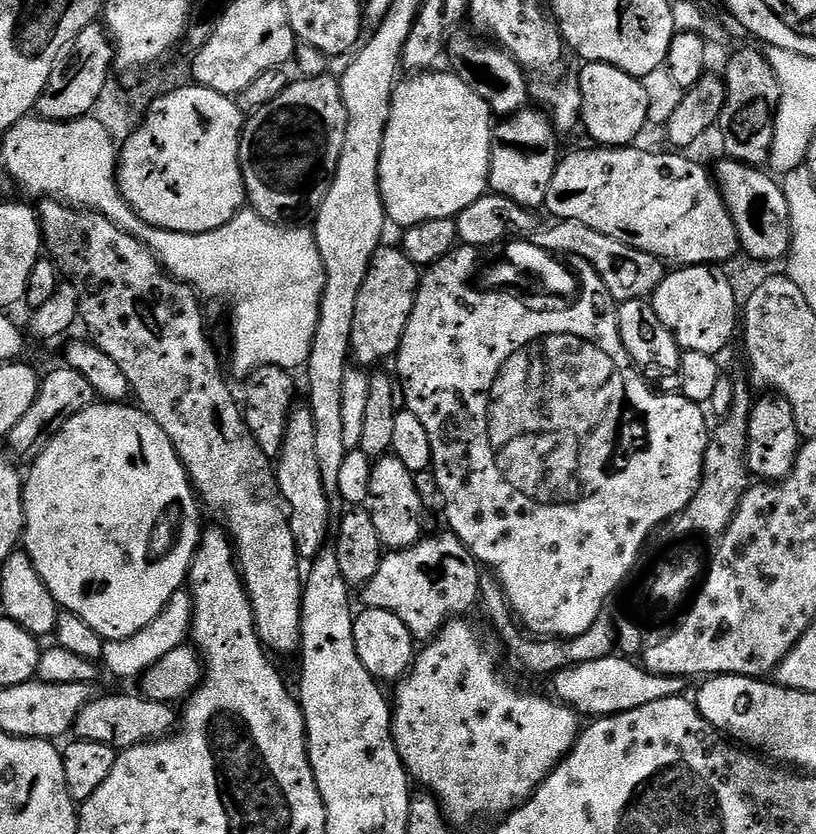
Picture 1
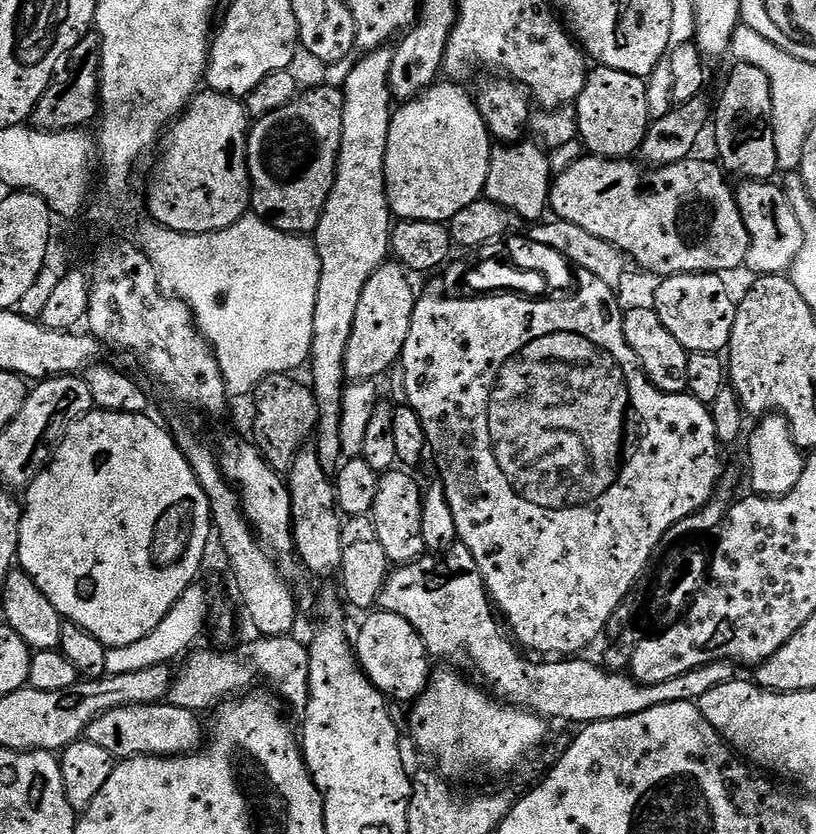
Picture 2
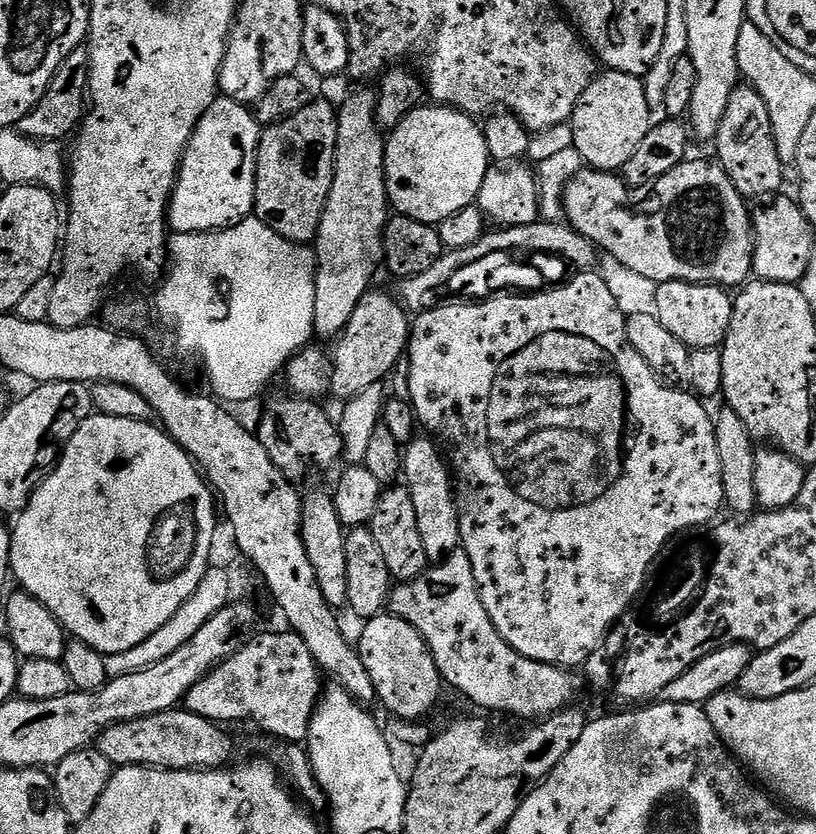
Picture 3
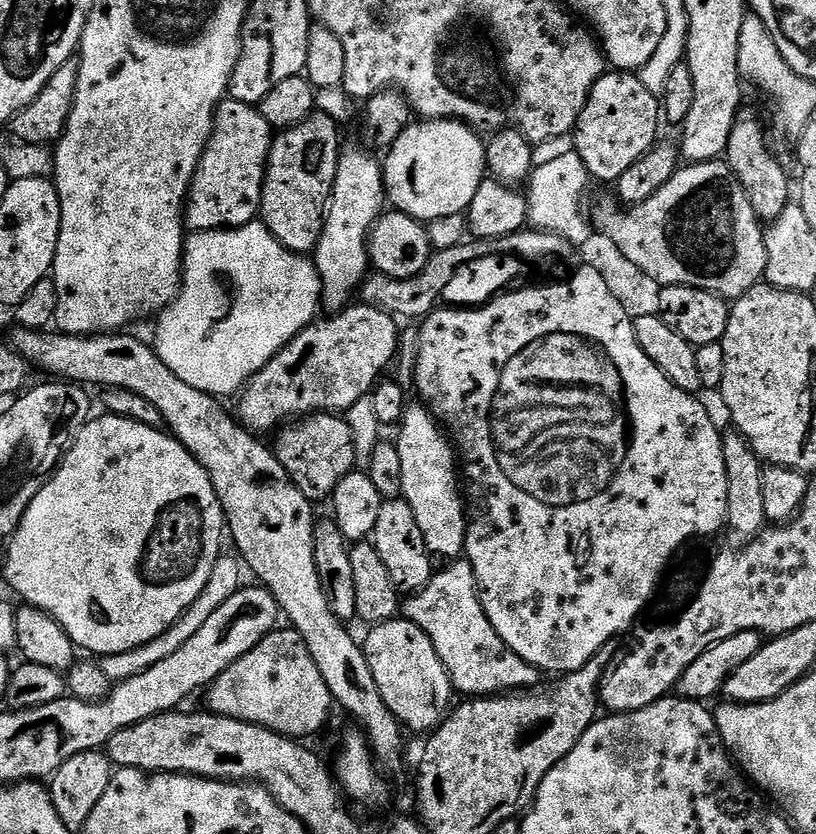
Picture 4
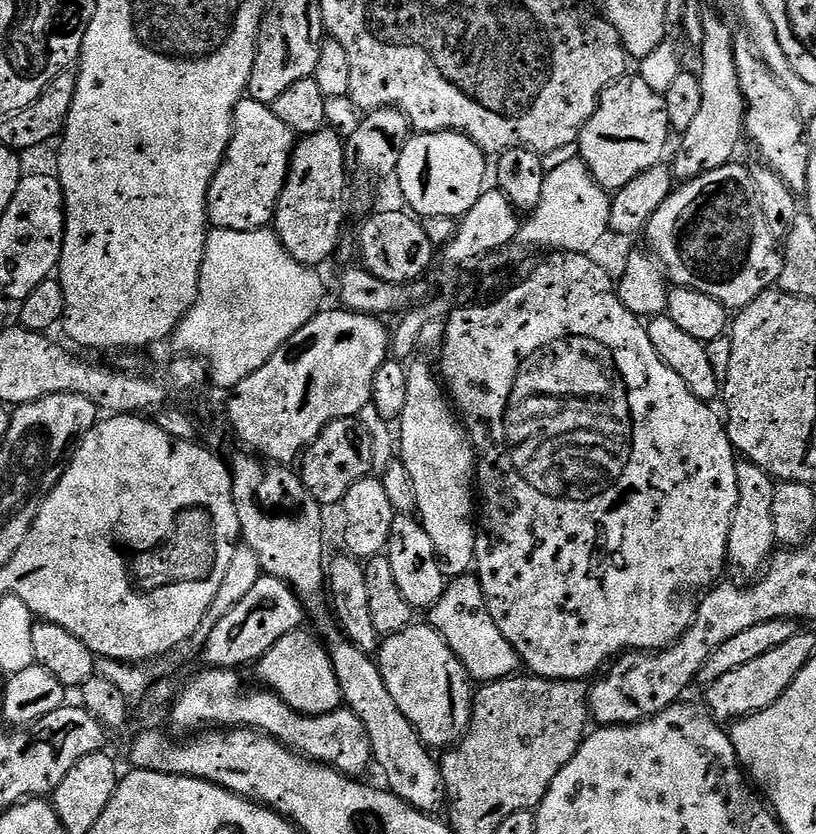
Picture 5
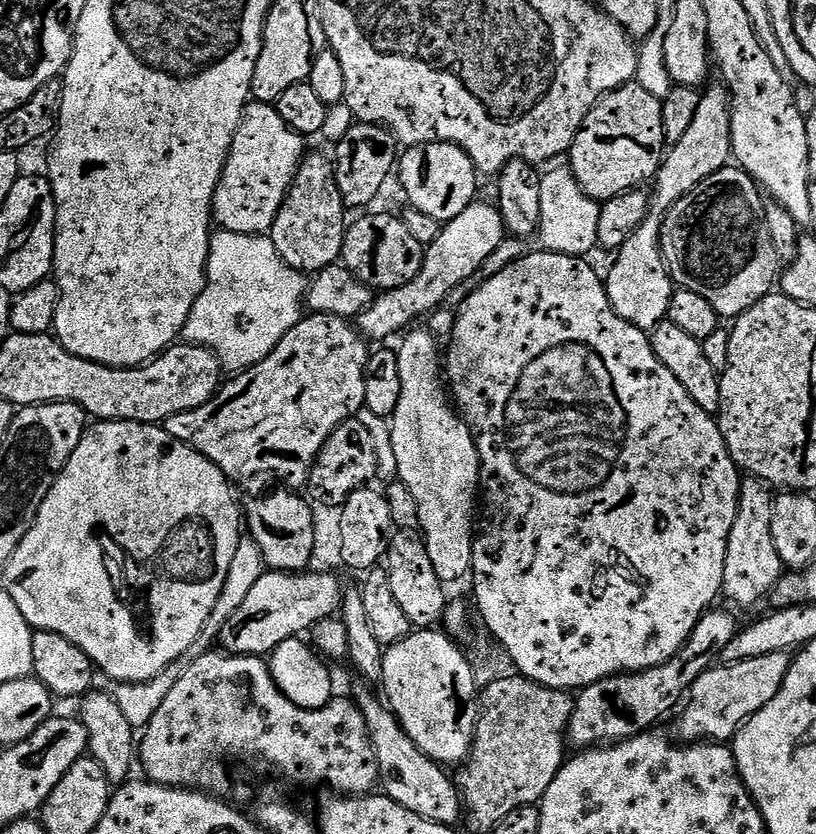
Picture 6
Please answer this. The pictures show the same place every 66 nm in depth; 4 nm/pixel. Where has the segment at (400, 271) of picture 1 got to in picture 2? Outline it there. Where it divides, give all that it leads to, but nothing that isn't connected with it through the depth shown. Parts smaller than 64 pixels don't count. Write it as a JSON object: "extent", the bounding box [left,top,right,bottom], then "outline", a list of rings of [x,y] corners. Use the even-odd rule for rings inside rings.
{"extent":[344,262,418,381],"outline":[[[385,262],[366,282],[362,298],[358,302],[358,314],[354,330],[350,334],[350,346],[347,350],[344,375],[349,381],[375,381],[387,368],[396,368],[402,350],[406,346],[406,334],[410,334],[410,322],[418,292],[412,289],[413,277],[407,268],[399,262]]]}

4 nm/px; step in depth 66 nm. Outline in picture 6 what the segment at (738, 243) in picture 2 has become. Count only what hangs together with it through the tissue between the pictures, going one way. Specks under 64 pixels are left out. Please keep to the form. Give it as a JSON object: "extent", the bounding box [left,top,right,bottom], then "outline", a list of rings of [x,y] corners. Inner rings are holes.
{"extent":[662,166,782,318],"outline":[[[739,166],[723,168],[681,198],[664,221],[662,237],[673,285],[702,294],[722,318],[741,316],[769,295],[782,265],[770,238],[765,203],[756,181]]]}

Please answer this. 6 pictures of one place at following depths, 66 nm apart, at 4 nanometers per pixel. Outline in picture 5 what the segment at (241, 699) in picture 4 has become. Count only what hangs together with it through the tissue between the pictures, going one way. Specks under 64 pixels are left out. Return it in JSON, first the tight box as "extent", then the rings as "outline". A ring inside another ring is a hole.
{"extent":[254,630,341,716],"outline":[[[297,630],[278,638],[255,665],[254,671],[260,675],[259,683],[293,711],[303,716],[330,714],[341,707],[340,687],[325,647],[315,635],[312,637],[304,631]]]}

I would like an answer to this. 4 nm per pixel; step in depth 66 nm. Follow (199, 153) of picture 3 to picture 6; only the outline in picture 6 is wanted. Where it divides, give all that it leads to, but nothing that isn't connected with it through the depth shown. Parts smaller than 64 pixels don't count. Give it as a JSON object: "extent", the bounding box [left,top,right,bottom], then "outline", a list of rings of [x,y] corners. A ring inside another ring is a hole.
{"extent":[212,103,305,236],"outline":[[[249,103],[212,199],[215,223],[225,232],[263,236],[271,233],[292,182],[305,159],[305,137],[295,132],[272,104]]]}

